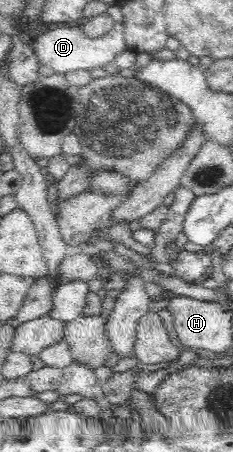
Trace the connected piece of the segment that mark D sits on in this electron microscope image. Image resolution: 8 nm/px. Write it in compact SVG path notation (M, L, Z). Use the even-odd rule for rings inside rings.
M118 23L110 29L110 32L90 38L86 36L81 27L58 27L52 26L39 34L32 34L29 39L31 46L41 64L50 66L58 74L74 70L90 71L95 68L103 68L109 62L114 62L115 58L127 50L125 43L125 26Z

